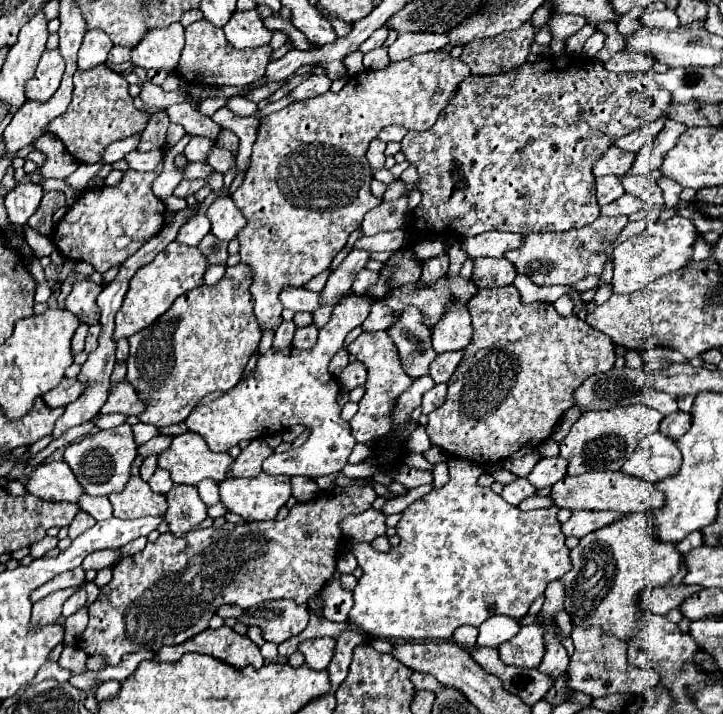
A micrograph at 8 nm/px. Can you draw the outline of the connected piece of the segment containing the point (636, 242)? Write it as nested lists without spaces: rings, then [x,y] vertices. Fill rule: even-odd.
[[[674,216],[666,222],[656,222],[648,226],[644,232],[620,242],[614,248],[614,278],[612,278],[612,292],[614,294],[630,294],[652,280],[664,276],[666,272],[676,272],[684,268],[684,264],[692,258],[694,254],[694,238],[696,238],[696,228],[688,218]]]

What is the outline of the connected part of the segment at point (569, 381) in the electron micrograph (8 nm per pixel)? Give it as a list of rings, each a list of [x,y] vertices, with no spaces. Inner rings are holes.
[[[514,286],[480,290],[468,302],[468,310],[474,328],[472,344],[464,348],[464,360],[448,382],[446,402],[436,412],[428,414],[426,432],[430,442],[446,454],[464,456],[476,460],[480,466],[488,466],[490,462],[506,460],[524,446],[540,446],[552,434],[562,414],[574,406],[574,390],[588,376],[608,372],[614,366],[616,354],[606,334],[594,330],[578,316],[560,316],[548,302],[522,304]]]

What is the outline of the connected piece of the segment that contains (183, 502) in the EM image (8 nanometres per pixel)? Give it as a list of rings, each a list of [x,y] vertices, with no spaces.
[[[176,484],[166,498],[168,498],[166,522],[176,538],[198,528],[208,518],[206,504],[200,500],[196,486]]]

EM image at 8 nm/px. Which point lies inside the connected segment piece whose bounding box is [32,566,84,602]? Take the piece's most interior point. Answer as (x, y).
(75, 577)

